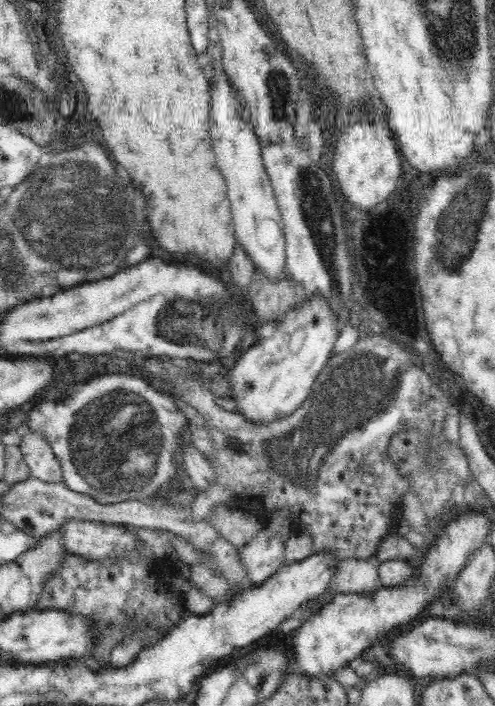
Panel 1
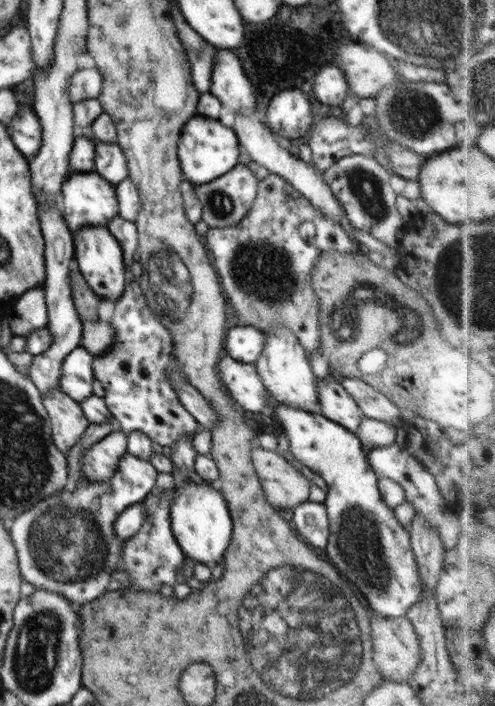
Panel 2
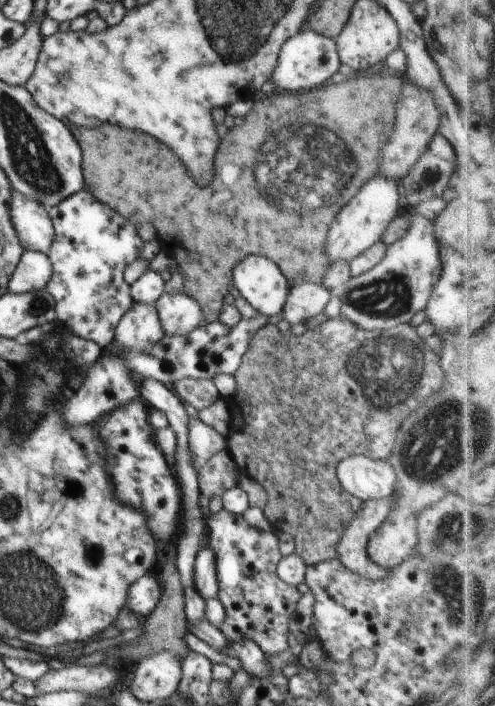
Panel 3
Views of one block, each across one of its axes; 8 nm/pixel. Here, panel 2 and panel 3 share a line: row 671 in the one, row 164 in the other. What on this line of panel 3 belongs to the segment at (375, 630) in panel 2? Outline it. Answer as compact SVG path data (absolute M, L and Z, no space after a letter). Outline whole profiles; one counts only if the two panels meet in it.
M404 79L401 86L401 97L398 99L394 132L388 139L387 145L382 148L379 164L379 174L384 178L394 178L400 181L408 170L418 162L418 159L430 144L437 133L440 124L440 110L434 102L434 96L416 84Z

